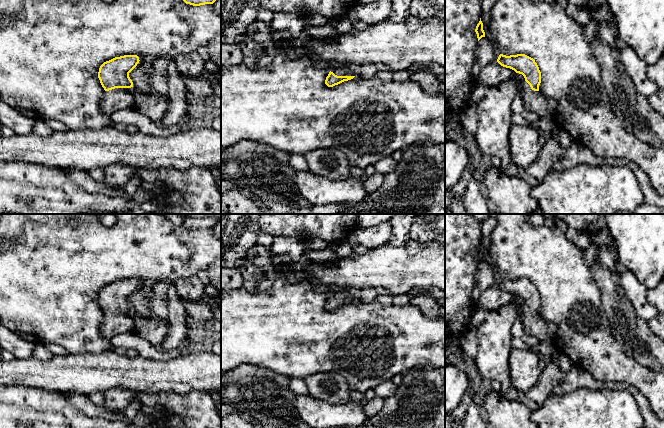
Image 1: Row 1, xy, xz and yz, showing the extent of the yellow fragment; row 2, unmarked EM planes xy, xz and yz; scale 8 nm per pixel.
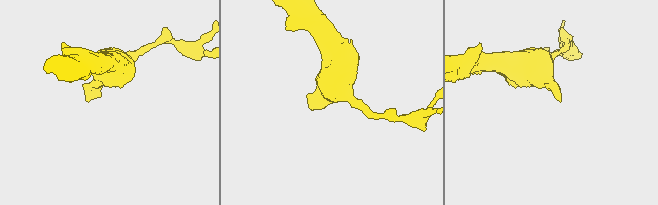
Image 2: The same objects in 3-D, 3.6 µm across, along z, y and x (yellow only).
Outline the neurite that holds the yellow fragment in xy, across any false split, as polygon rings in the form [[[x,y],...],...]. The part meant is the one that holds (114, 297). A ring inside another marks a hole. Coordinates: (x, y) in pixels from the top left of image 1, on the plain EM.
[[[124,279],[104,286],[98,296],[98,302],[105,314],[101,325],[101,335],[111,340],[117,334],[134,331],[135,321],[130,312],[133,306],[129,297],[139,287],[137,279]]]

